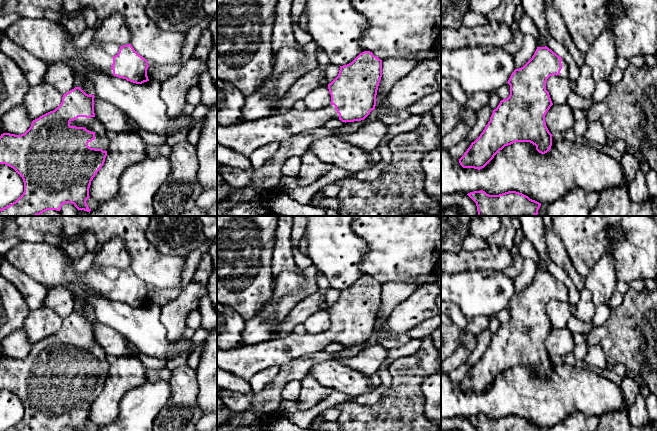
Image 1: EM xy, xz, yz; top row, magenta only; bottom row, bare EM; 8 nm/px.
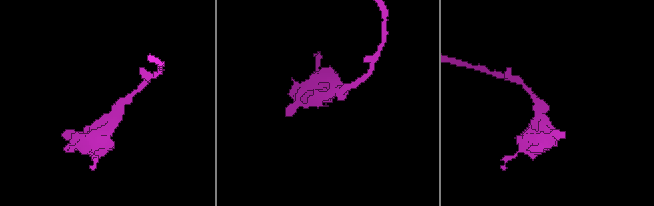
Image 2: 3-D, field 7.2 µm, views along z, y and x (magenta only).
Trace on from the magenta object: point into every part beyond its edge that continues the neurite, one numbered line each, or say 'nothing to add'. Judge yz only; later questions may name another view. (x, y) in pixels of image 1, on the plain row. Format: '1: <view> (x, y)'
1: yz (564, 295)

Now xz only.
1: xz (245, 362)

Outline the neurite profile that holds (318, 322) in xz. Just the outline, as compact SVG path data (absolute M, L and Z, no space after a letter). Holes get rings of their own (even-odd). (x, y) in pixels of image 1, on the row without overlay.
M319 310L309 316L303 323L307 333L322 333L331 328L328 310Z

